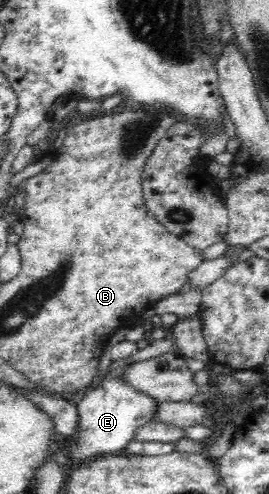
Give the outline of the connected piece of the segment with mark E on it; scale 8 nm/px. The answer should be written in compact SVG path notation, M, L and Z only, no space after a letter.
M104 379L88 389L77 407L77 429L68 445L66 459L84 464L104 456L120 455L121 450L134 440L135 432L155 415L157 403L135 391L121 379Z

